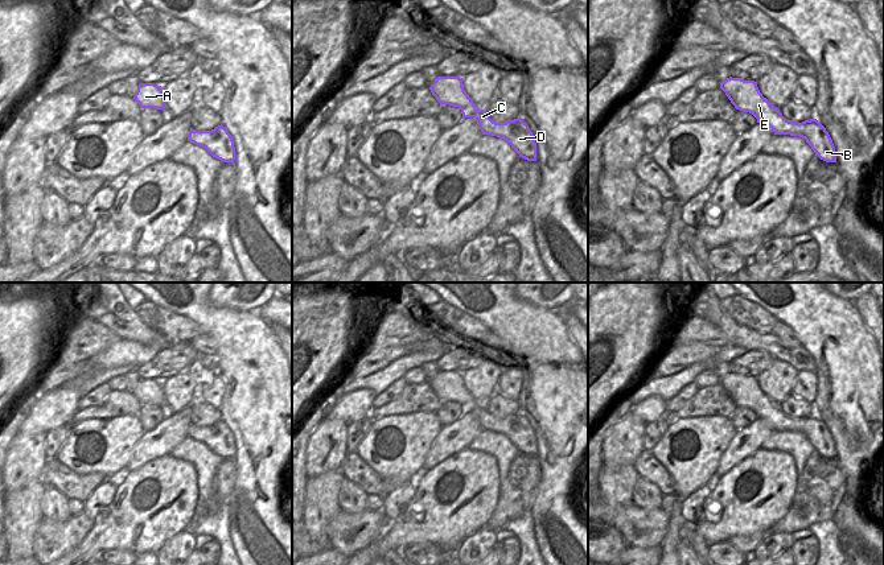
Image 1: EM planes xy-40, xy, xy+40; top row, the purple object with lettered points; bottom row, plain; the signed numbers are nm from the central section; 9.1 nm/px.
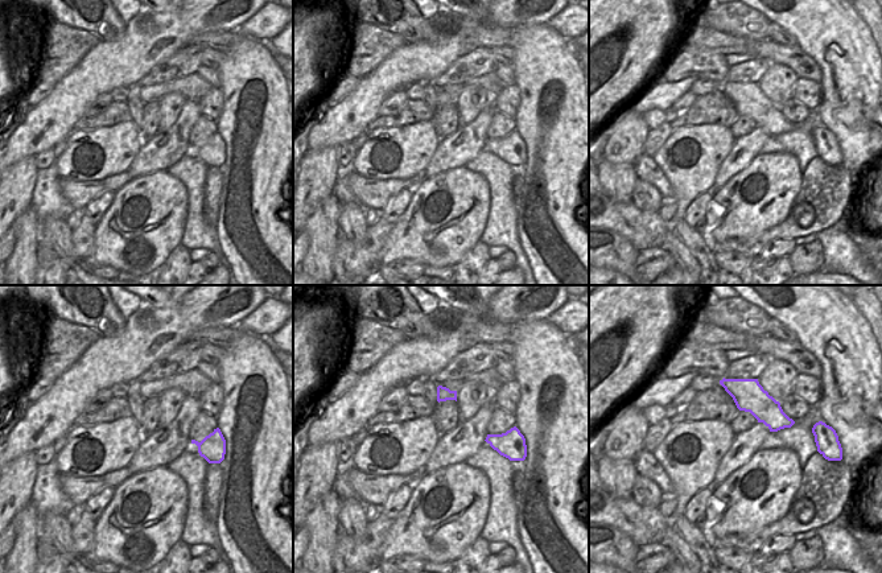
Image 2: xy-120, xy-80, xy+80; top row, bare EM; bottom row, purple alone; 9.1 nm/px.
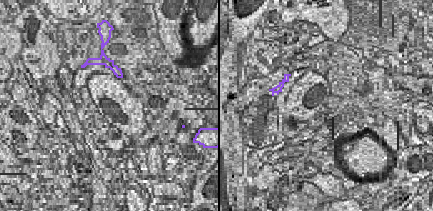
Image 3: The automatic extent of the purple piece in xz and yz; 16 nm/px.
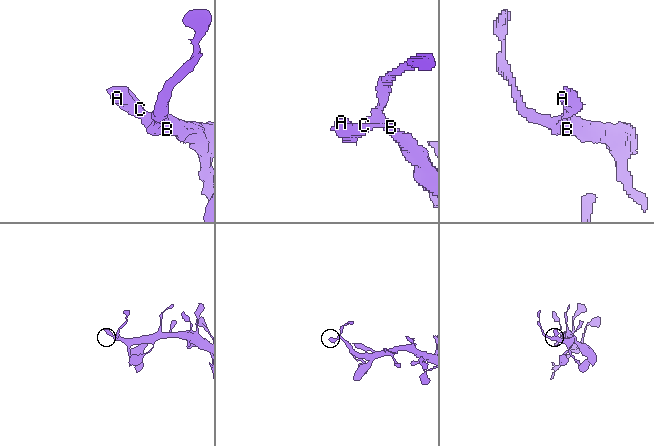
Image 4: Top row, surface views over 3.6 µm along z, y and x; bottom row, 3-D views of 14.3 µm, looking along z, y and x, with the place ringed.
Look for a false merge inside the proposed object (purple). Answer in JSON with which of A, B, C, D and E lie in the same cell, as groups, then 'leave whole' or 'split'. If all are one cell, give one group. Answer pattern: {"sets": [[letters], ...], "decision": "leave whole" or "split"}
{"sets": [["A", "B", "C", "D", "E"]], "decision": "leave whole"}

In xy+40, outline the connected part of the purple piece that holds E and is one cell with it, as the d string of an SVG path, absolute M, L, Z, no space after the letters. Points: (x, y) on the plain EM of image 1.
M729 372L720 379L720 384L736 405L752 409L757 418L766 418L774 430L799 432L806 436L821 455L836 458L832 436L817 415L802 418L786 416L780 405L762 392L755 376Z

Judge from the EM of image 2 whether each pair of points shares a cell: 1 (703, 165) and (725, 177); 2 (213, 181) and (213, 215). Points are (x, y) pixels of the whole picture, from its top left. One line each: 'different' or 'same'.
1: different
2: same

